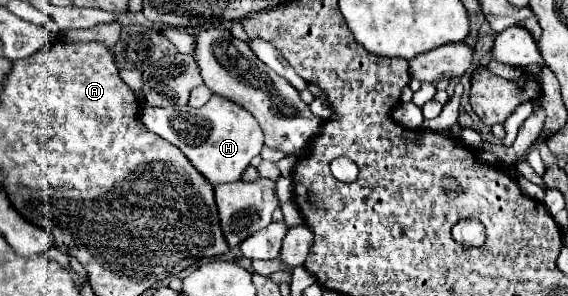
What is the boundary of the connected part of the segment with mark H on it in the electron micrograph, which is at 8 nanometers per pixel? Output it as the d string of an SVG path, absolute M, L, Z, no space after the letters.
M212 95L212 99L200 109L192 107L158 109L144 105L138 115L148 131L176 145L212 185L238 181L244 169L250 165L250 161L256 155L260 155L264 147L262 129L258 127L258 121L252 117L252 113L220 95Z

